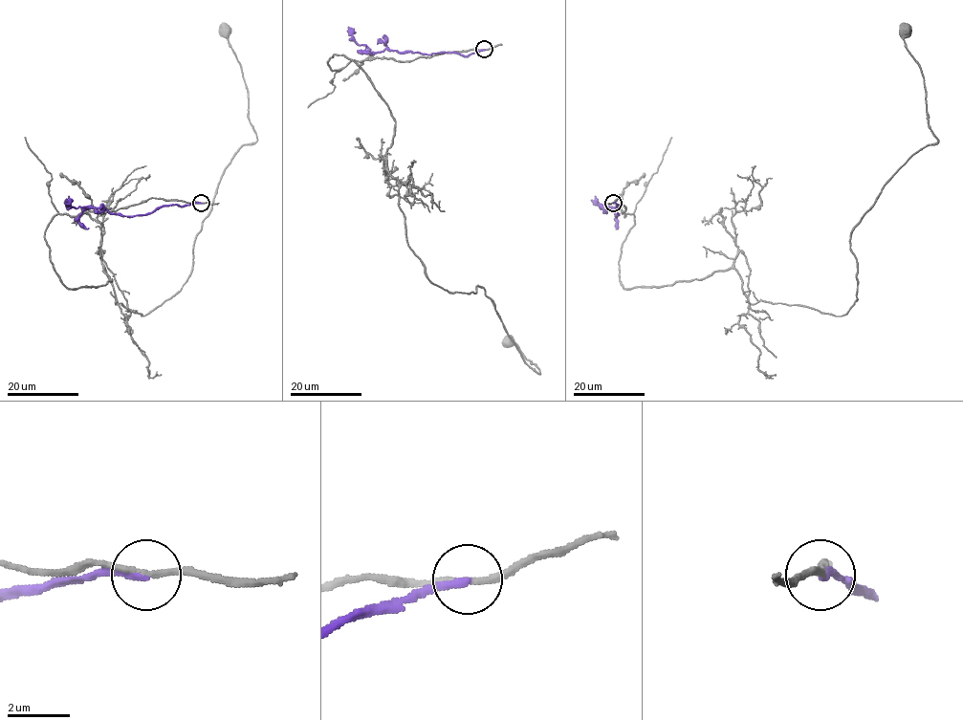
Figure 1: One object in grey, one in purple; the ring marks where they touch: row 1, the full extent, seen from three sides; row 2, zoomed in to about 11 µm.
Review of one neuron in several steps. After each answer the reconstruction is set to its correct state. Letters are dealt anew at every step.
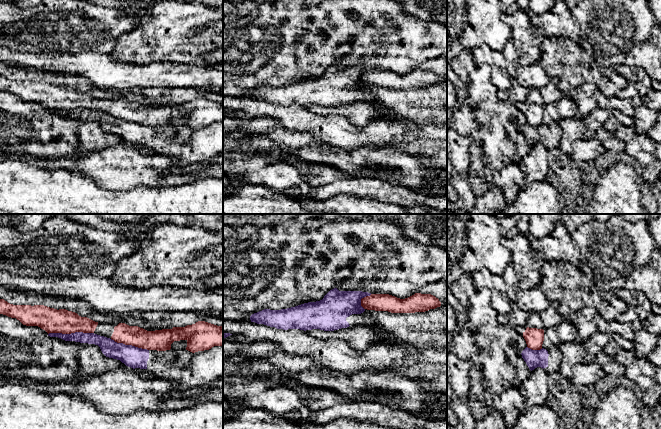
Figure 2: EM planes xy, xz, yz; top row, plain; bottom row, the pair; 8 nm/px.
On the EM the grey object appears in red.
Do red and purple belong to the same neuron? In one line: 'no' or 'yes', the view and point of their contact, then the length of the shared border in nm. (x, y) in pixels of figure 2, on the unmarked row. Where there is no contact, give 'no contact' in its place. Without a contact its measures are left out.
no | xy (70, 109) | 360 nm

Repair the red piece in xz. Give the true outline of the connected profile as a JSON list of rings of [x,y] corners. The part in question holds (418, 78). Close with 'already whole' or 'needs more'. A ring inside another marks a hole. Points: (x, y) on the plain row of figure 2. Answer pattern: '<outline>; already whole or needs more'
[[[415,69],[405,75],[400,75],[389,70],[371,70],[361,75],[361,82],[367,86],[388,87],[391,89],[415,89],[440,83],[441,78],[431,70]]]; already whole

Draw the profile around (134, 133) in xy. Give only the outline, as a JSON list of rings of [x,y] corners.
[[[49,109],[48,112],[98,121],[106,133],[120,136],[133,145],[146,145],[156,152],[183,159],[190,166],[208,163],[223,153],[223,122],[195,129],[188,126],[173,128],[125,121],[94,109]]]

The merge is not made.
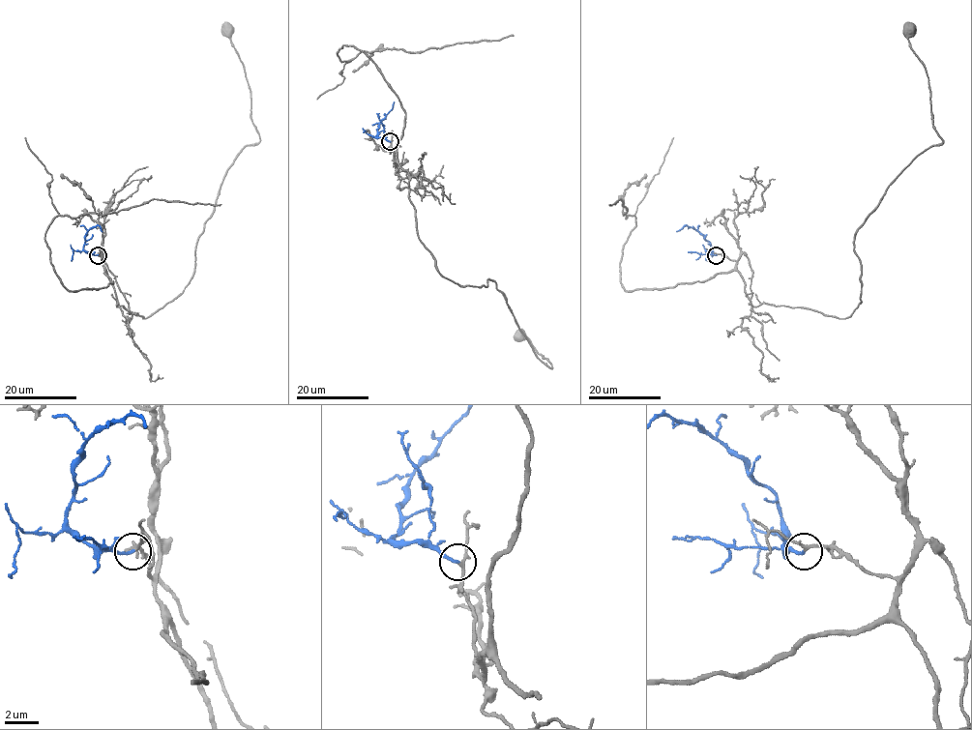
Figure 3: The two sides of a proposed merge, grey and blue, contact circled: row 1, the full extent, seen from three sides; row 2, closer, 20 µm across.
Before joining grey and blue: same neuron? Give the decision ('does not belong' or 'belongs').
belongs

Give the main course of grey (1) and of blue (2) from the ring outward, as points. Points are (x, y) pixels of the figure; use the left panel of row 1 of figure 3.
1: (98, 254), (117, 306), (144, 318), (194, 272), (196, 242), (227, 168), (260, 140), (227, 30)
2: (98, 254), (89, 254), (84, 249), (85, 237), (97, 226), (102, 231)

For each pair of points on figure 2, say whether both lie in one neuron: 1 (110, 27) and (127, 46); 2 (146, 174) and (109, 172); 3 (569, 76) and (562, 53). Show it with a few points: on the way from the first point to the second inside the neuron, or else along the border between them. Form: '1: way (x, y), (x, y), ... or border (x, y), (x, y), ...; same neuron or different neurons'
1: border (138, 23), (118, 37), (110, 53); different neurons
2: way (137, 172), (118, 172); same neuron
3: way (569, 70), (569, 65), (563, 59); same neuron

